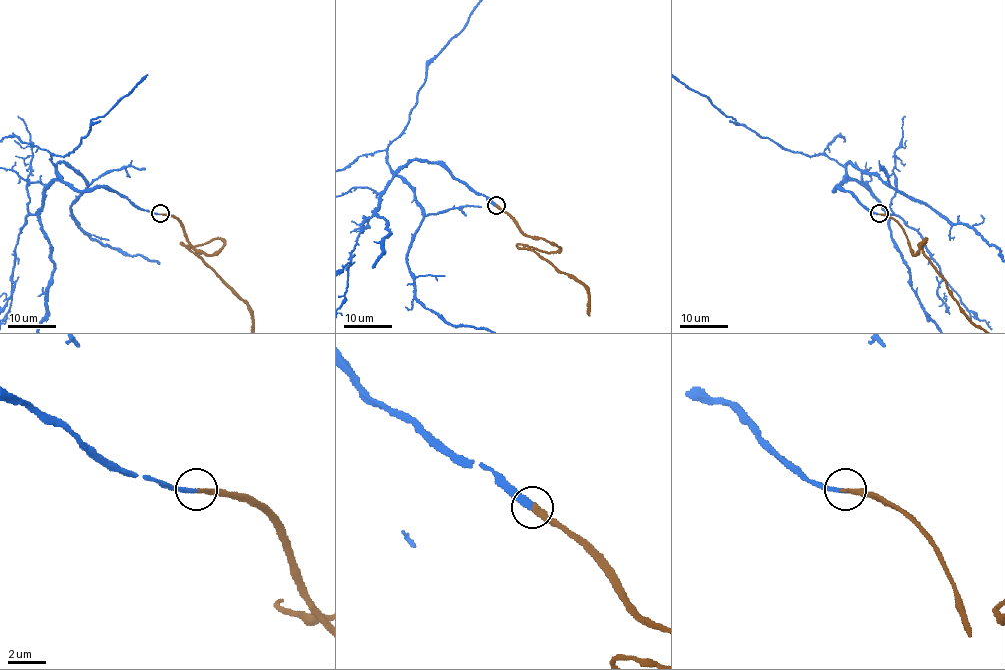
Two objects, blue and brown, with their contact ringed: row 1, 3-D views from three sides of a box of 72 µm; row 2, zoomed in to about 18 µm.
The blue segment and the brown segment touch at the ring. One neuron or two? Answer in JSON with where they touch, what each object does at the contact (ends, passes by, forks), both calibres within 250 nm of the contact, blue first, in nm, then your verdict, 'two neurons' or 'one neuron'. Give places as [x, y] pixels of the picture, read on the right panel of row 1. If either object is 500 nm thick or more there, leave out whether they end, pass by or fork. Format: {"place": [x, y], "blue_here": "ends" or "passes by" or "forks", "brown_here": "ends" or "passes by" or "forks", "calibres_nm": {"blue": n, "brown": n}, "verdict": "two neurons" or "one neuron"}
{"place": [879, 213], "blue_here": "ends", "brown_here": "ends", "calibres_nm": {"blue": 280, "brown": 280}, "verdict": "one neuron"}

